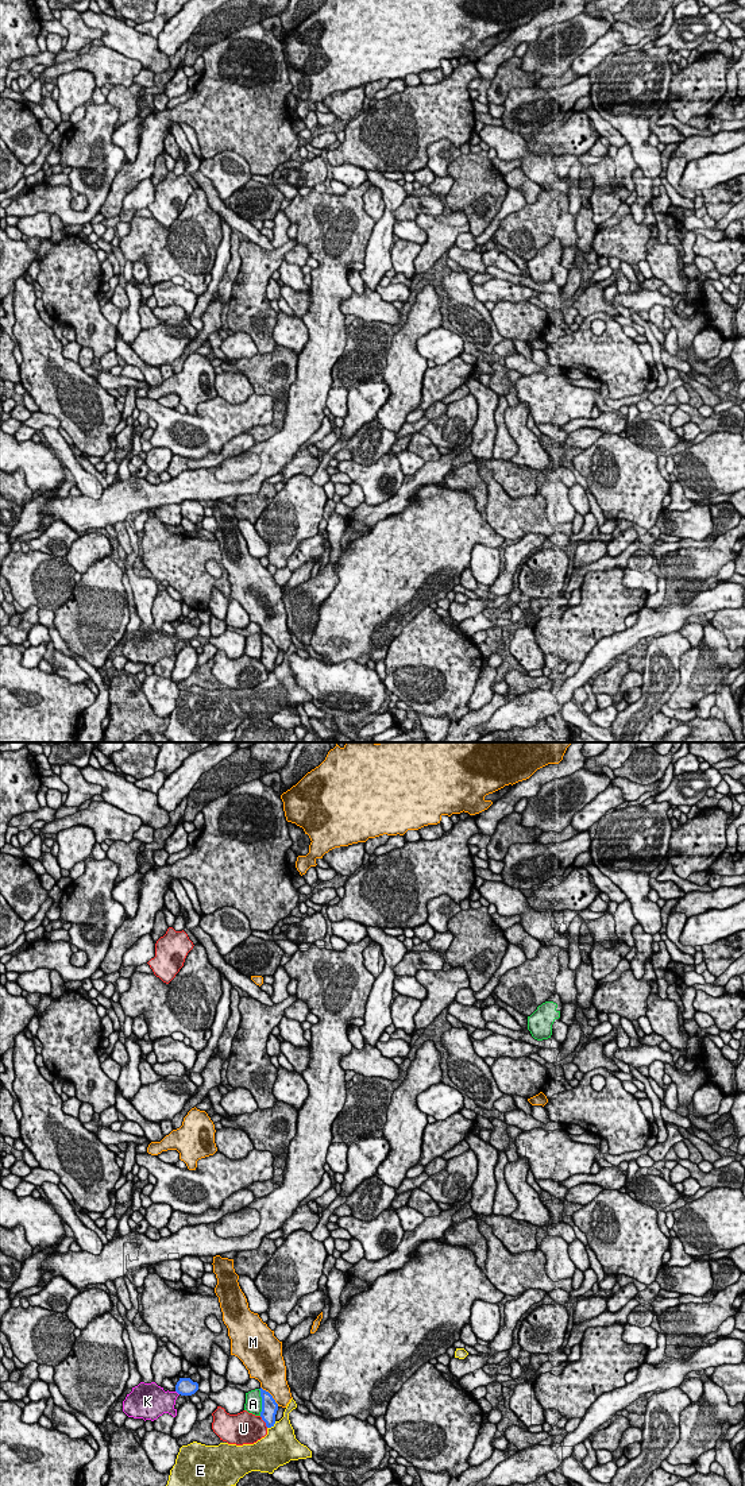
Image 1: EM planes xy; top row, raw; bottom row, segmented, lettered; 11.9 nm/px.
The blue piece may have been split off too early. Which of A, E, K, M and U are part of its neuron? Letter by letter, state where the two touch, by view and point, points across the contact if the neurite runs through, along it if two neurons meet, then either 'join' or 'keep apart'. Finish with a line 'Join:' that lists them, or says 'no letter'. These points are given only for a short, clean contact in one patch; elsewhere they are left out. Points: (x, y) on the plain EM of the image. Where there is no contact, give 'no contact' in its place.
A: contact xy (262, 647); keep apart
E: contact xy (271, 670); keep apart
K: contact xy (177, 636); way xy (185, 630), (177, 636), (165, 645), (159, 645); join
M: contact xy (271, 640); keep apart
U: contact xy (263, 664); keep apart
Join: K

